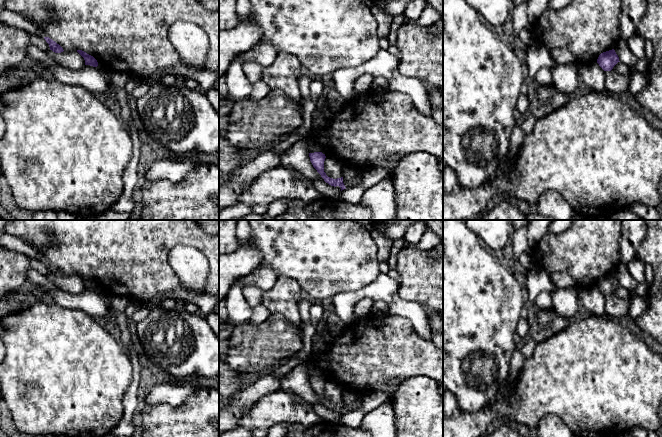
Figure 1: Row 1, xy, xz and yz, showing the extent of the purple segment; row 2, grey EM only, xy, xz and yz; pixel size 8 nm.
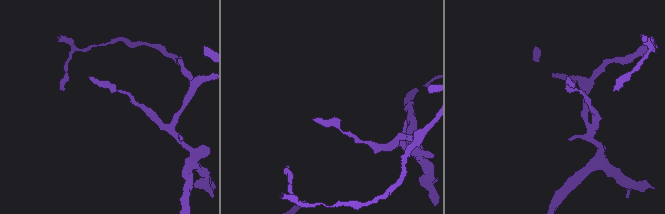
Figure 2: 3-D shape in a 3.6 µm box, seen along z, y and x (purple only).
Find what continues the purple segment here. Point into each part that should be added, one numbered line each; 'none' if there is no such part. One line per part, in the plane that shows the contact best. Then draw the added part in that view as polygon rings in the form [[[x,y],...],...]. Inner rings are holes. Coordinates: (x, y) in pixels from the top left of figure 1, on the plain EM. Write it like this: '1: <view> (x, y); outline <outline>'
none

